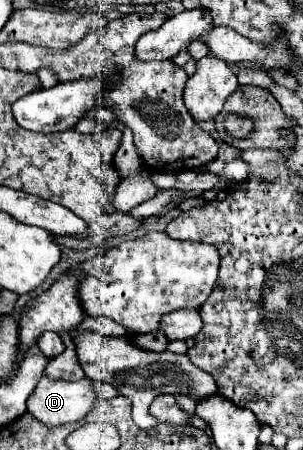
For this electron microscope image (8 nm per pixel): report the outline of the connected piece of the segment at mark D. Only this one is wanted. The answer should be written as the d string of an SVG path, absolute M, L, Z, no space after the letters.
M41 378L27 400L27 410L47 426L61 426L83 420L97 404L97 392L91 378L77 382Z

